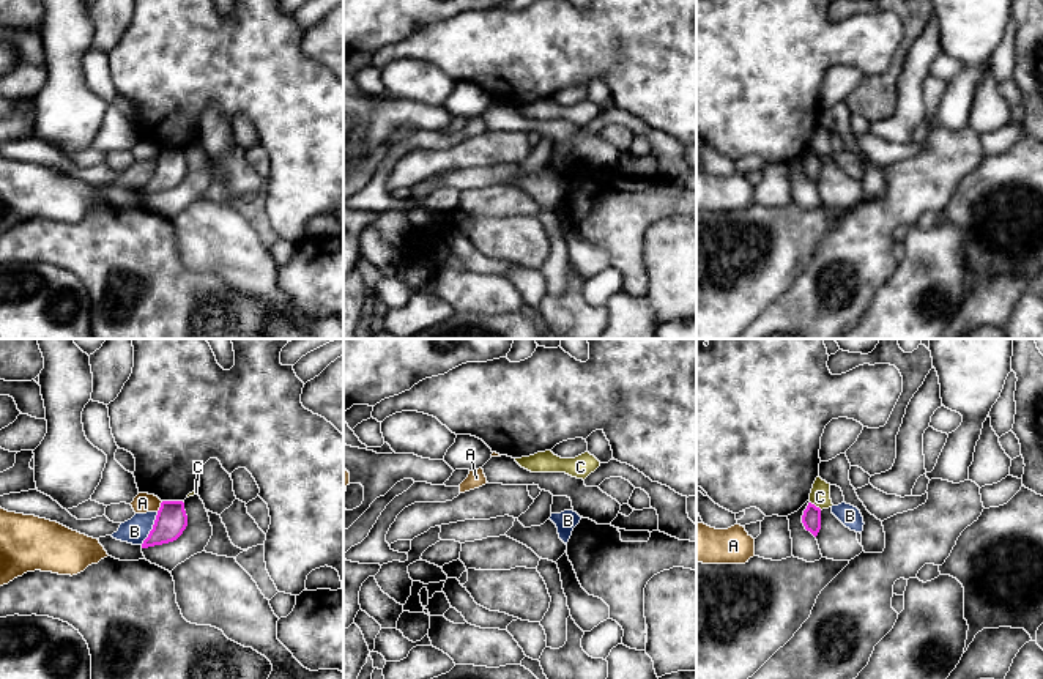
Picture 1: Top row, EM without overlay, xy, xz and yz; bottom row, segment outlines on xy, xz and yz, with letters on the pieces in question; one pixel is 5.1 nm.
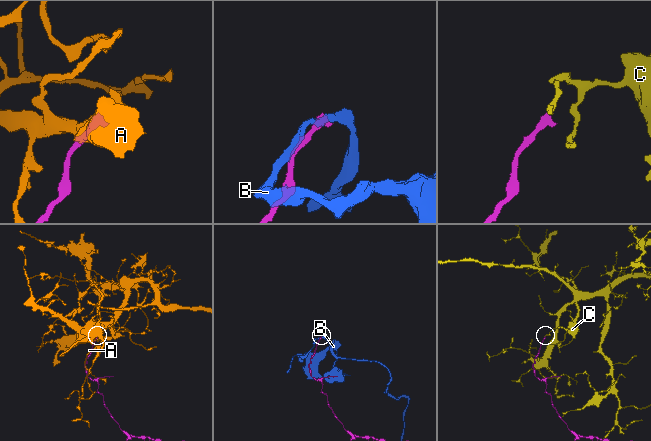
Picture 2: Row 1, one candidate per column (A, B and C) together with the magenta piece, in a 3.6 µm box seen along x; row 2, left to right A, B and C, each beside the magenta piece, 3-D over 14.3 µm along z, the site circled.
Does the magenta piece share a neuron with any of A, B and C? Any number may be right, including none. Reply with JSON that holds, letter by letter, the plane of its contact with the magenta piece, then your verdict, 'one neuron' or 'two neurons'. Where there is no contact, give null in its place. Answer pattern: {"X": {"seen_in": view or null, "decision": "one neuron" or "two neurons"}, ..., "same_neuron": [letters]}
{"A": {"seen_in": "xy", "decision": "two neurons"}, "B": {"seen_in": "xy", "decision": "two neurons"}, "C": {"seen_in": "yz", "decision": "two neurons"}, "same_neuron": []}

